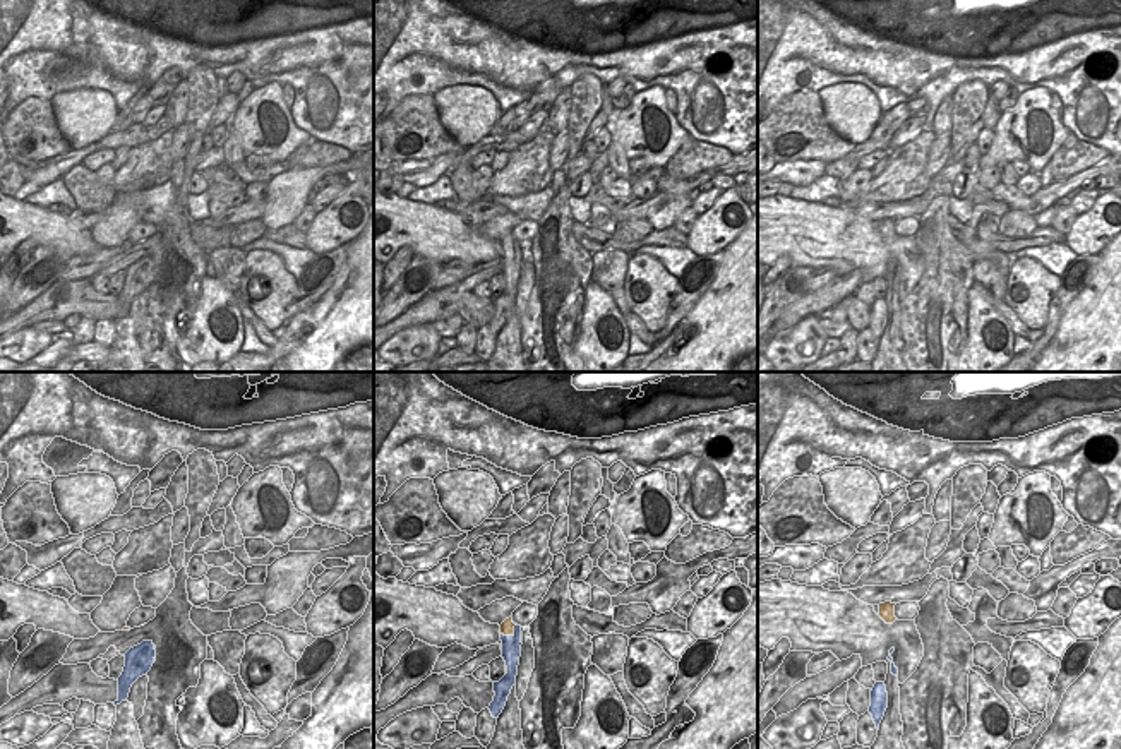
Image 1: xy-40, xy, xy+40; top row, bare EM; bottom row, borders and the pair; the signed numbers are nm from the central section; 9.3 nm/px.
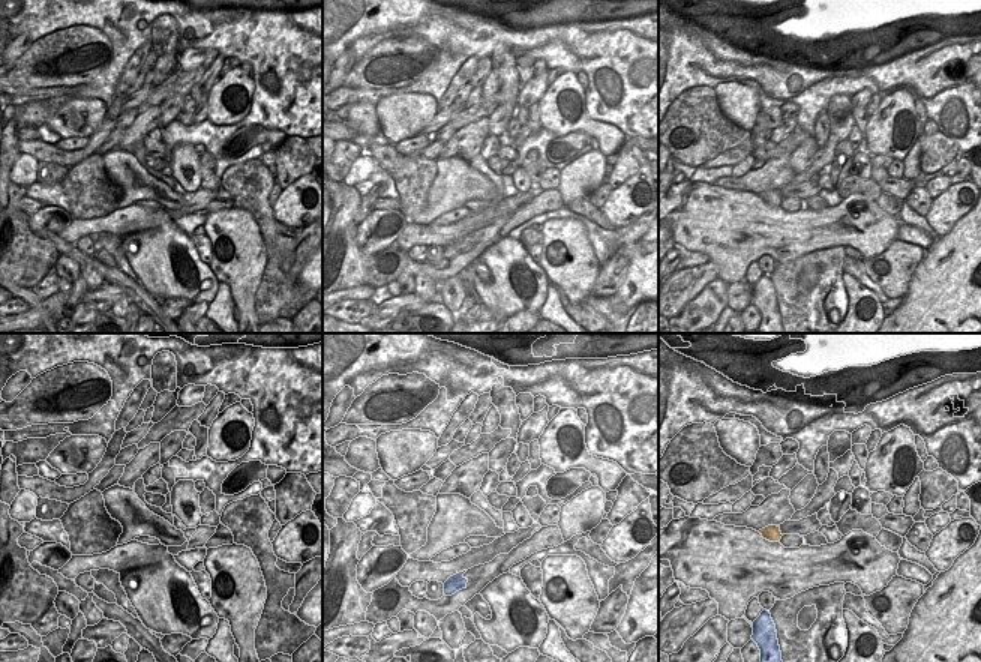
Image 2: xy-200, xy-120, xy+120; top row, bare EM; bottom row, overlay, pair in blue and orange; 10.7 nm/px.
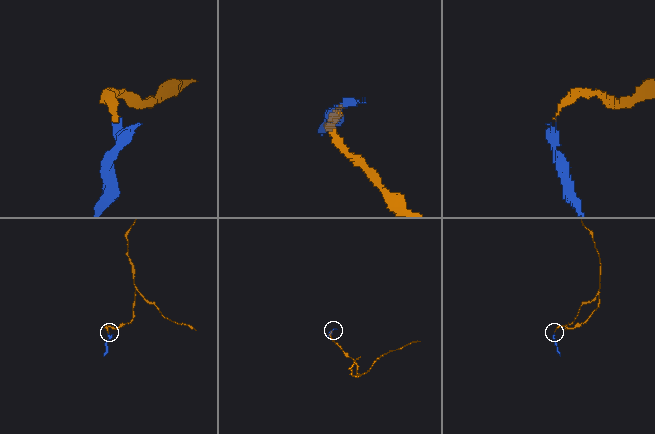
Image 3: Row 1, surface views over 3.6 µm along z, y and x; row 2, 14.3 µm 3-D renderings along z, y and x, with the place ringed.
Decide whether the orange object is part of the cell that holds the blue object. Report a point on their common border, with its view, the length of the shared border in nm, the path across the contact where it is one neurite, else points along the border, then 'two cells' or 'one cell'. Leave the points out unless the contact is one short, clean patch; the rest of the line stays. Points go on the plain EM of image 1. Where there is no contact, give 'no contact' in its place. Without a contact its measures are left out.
contact xy (511, 252); length 190 nm; border xy (516, 240), (511, 251), (501, 251); two cells

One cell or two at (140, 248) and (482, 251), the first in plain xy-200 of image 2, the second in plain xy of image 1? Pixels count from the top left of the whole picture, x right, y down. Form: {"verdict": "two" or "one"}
{"verdict": "two"}

